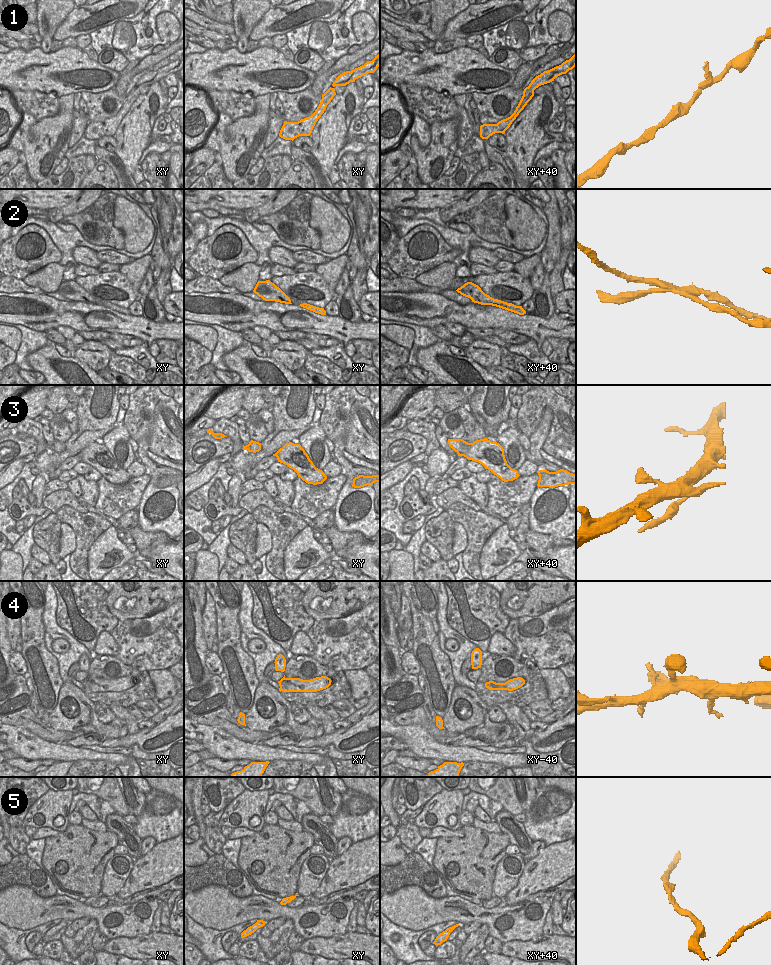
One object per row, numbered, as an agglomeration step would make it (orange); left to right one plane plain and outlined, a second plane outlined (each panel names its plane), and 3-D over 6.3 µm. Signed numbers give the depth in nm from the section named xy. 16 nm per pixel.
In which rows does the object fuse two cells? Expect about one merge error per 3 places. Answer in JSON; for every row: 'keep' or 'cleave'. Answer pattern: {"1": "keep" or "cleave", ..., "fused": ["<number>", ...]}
{"1": "keep", "2": "cleave", "3": "keep", "4": "keep", "5": "keep", "fused": ["2"]}

